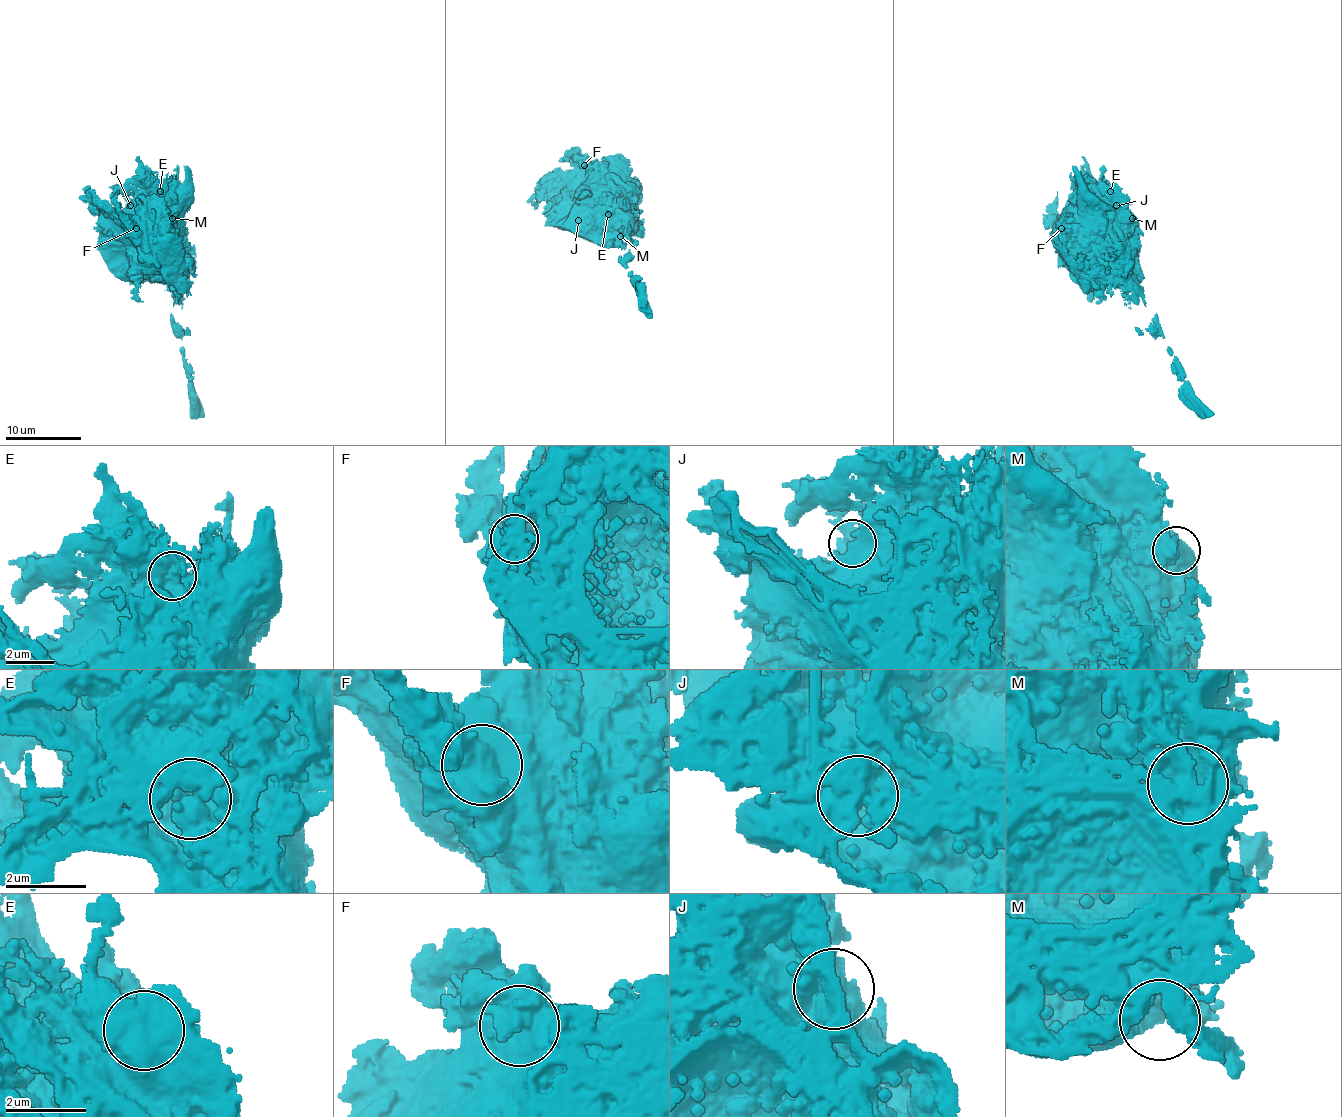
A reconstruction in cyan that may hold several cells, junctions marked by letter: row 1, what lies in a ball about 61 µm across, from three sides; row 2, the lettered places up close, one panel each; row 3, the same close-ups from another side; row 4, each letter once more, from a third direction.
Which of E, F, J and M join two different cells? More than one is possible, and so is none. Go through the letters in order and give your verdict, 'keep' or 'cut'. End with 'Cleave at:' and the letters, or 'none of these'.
E: keep
F: keep
J: keep
M: keep
Cleave at: none of these

